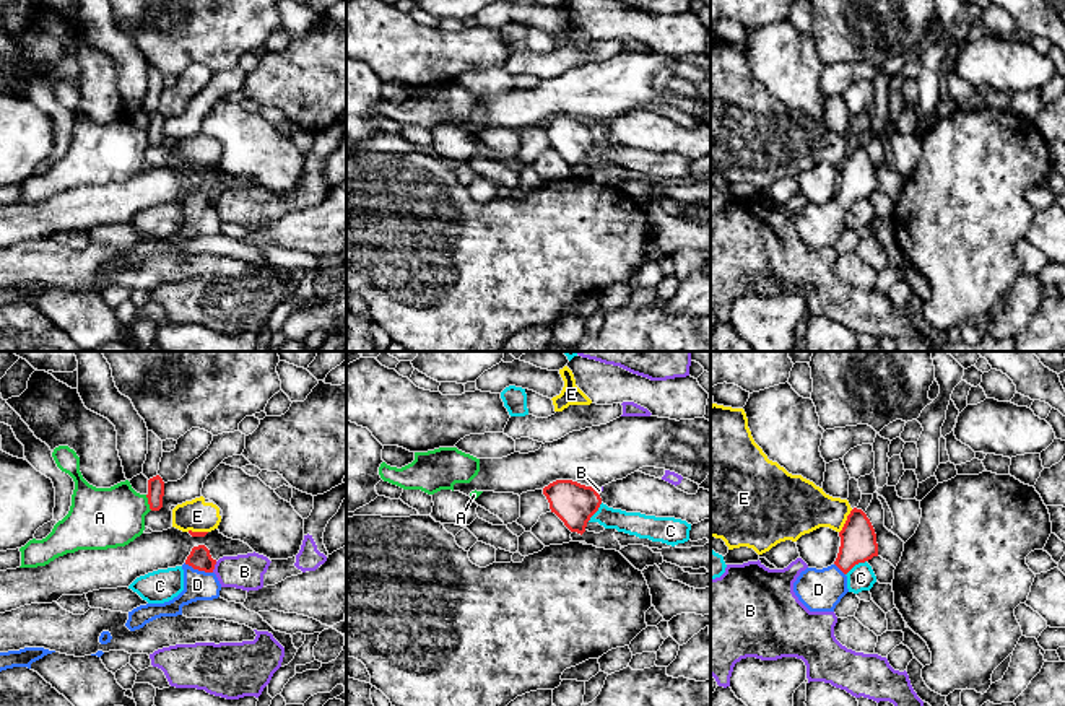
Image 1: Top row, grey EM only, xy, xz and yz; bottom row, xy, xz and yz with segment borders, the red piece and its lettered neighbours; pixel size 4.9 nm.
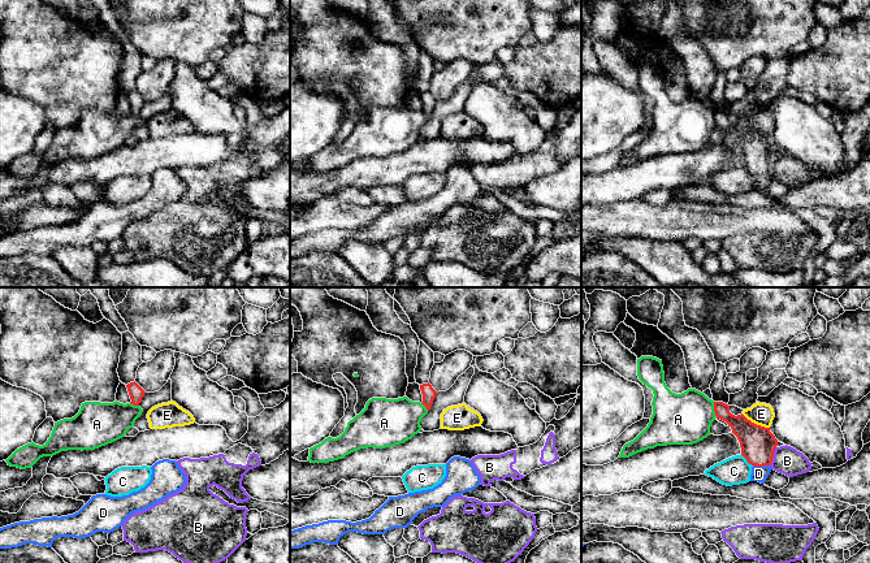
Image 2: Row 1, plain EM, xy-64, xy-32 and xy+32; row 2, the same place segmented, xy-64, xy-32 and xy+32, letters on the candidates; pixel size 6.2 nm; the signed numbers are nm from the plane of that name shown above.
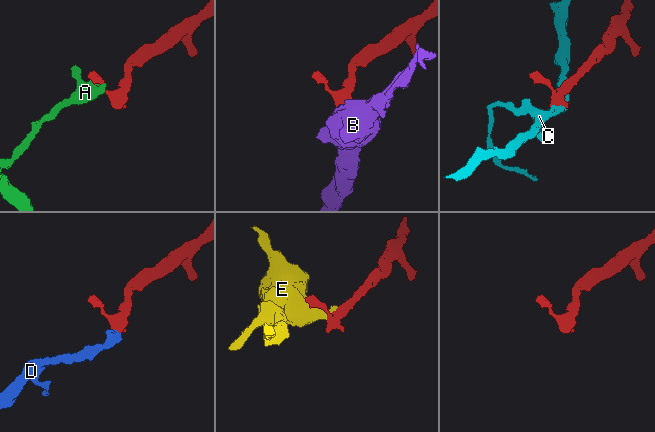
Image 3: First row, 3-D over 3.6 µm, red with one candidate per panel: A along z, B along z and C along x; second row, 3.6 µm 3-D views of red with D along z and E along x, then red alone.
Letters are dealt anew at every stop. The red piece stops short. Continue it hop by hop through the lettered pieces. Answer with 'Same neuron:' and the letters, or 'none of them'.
Same neuron: D

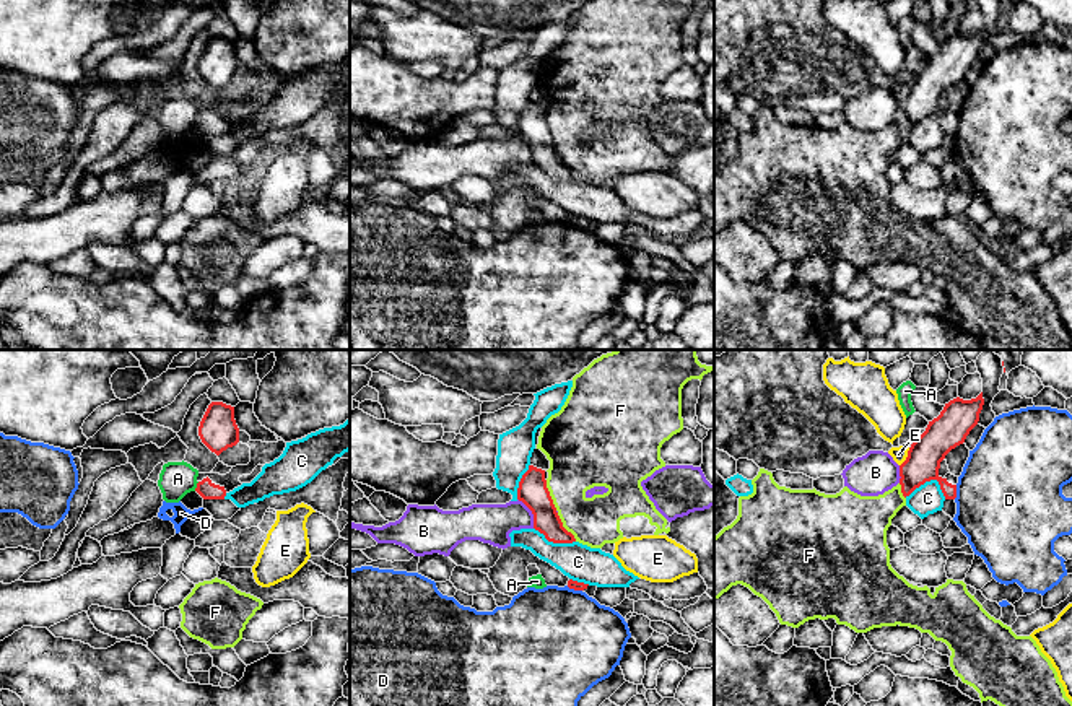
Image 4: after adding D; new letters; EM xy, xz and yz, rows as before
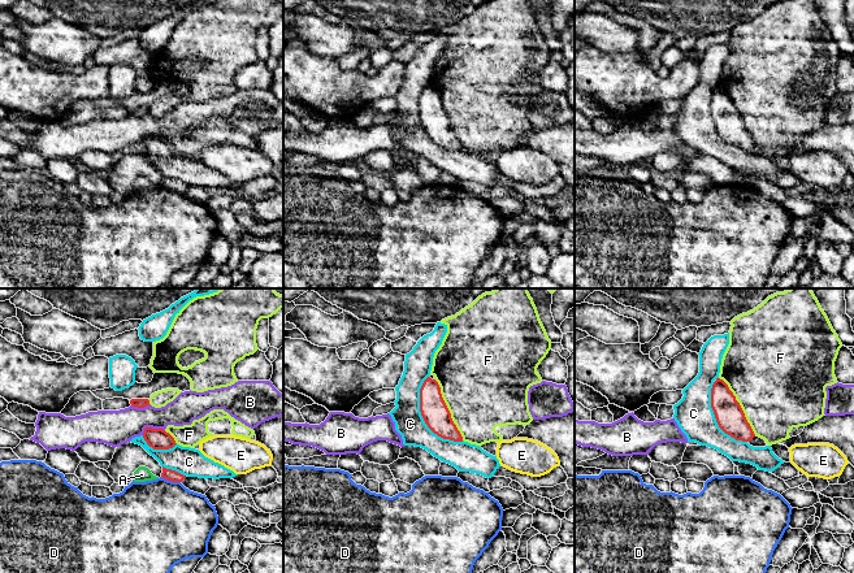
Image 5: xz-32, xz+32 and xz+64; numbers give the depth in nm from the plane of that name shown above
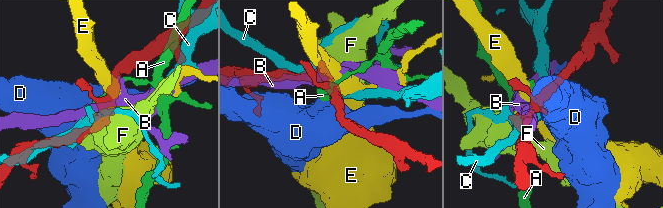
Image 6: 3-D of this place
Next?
Same neuron: none of them

